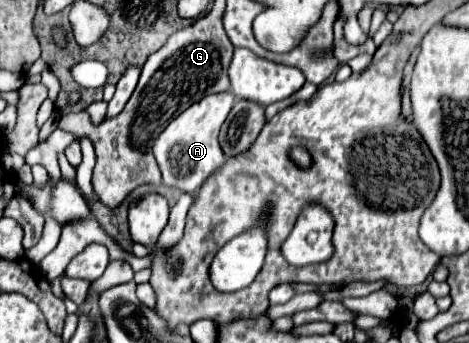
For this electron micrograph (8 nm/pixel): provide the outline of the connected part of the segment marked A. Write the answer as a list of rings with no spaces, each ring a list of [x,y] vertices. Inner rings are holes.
[[[231,93],[223,95],[207,95],[201,101],[193,103],[189,109],[185,109],[179,117],[175,117],[155,139],[153,153],[159,163],[163,185],[175,187],[183,193],[197,193],[199,187],[205,183],[207,177],[217,173],[221,165],[225,163],[225,155],[219,147],[219,127],[227,119],[231,107],[233,107]]]

